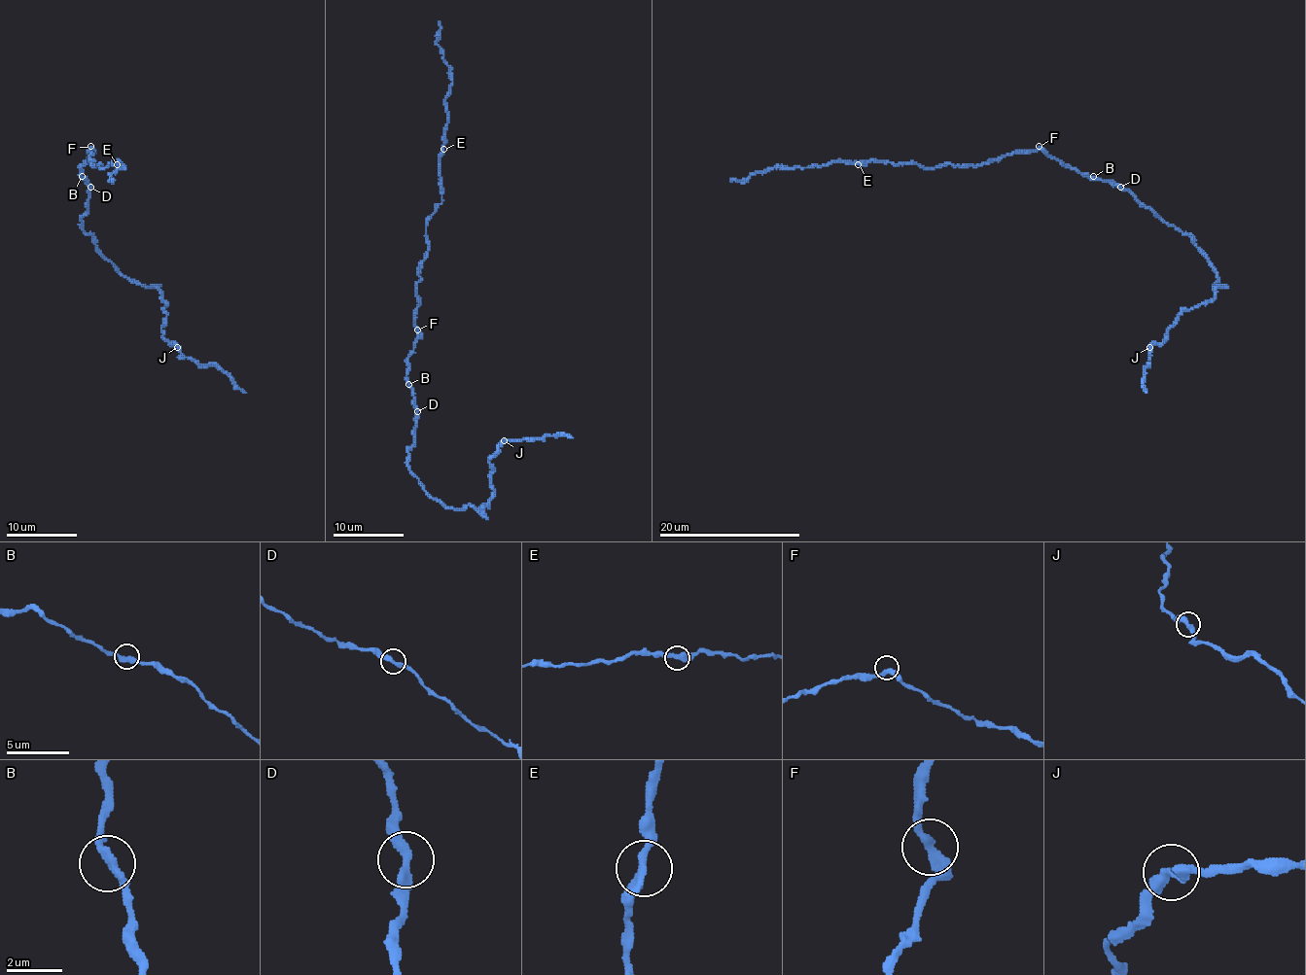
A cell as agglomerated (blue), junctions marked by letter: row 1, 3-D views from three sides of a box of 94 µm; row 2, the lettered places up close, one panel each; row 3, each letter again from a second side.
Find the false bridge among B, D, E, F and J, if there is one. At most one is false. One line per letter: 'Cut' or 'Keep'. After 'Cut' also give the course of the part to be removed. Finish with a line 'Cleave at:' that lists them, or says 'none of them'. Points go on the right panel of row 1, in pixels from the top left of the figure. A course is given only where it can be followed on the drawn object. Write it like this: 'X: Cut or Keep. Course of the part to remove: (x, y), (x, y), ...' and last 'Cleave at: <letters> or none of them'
B: Keep
D: Keep
E: Keep
F: Keep
J: Keep
Cleave at: none of them

